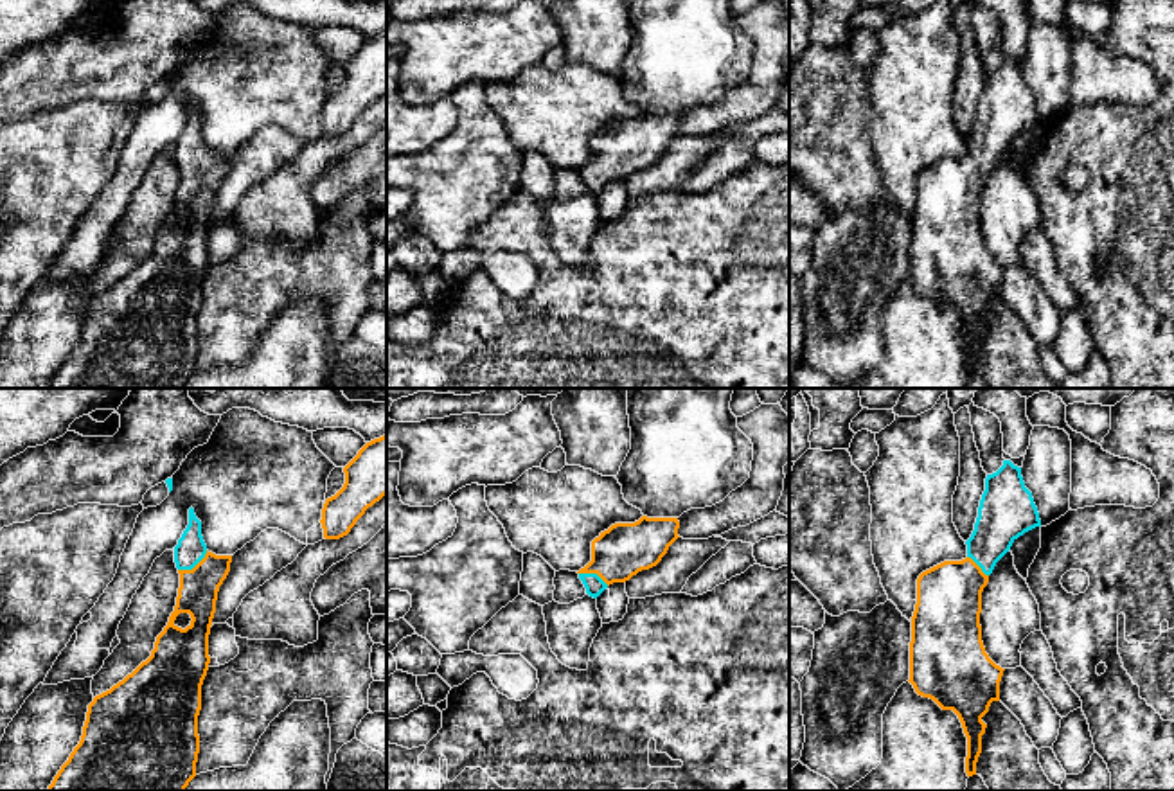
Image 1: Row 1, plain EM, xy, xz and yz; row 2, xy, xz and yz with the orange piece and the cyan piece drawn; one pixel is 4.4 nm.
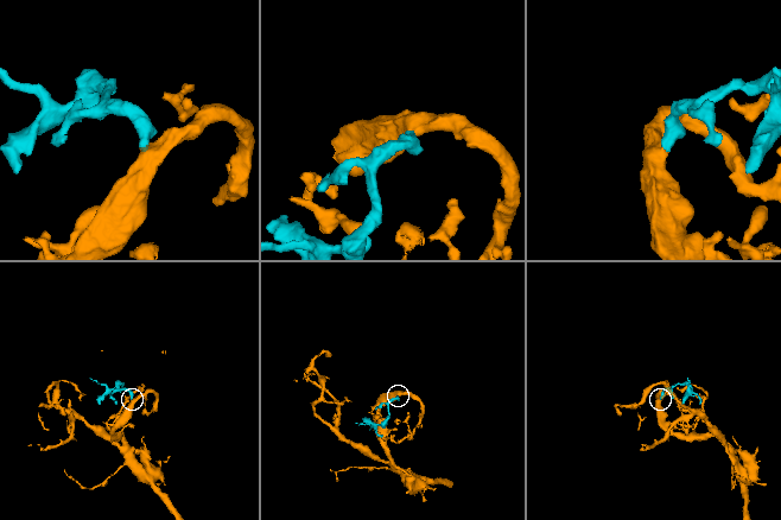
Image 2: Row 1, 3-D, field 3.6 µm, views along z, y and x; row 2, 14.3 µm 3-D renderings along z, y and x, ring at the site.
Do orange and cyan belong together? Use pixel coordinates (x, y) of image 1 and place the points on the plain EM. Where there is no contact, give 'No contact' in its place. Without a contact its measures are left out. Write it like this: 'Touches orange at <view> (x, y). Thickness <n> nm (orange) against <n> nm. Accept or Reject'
Touches orange at xy (195, 164). Thickness 180 nm (orange) against 140 nm. Accept

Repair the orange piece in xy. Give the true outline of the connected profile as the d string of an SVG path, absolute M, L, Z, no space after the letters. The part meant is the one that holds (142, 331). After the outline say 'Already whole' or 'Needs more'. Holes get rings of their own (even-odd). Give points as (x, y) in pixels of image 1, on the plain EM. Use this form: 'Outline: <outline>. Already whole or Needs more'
Outline: M189 106L189 122L174 144L180 185L174 209L156 234L151 253L110 288L93 295L79 342L47 388L185 388L196 374L198 313L209 268L209 232L218 189L232 153L207 147L201 119Z. Needs more

